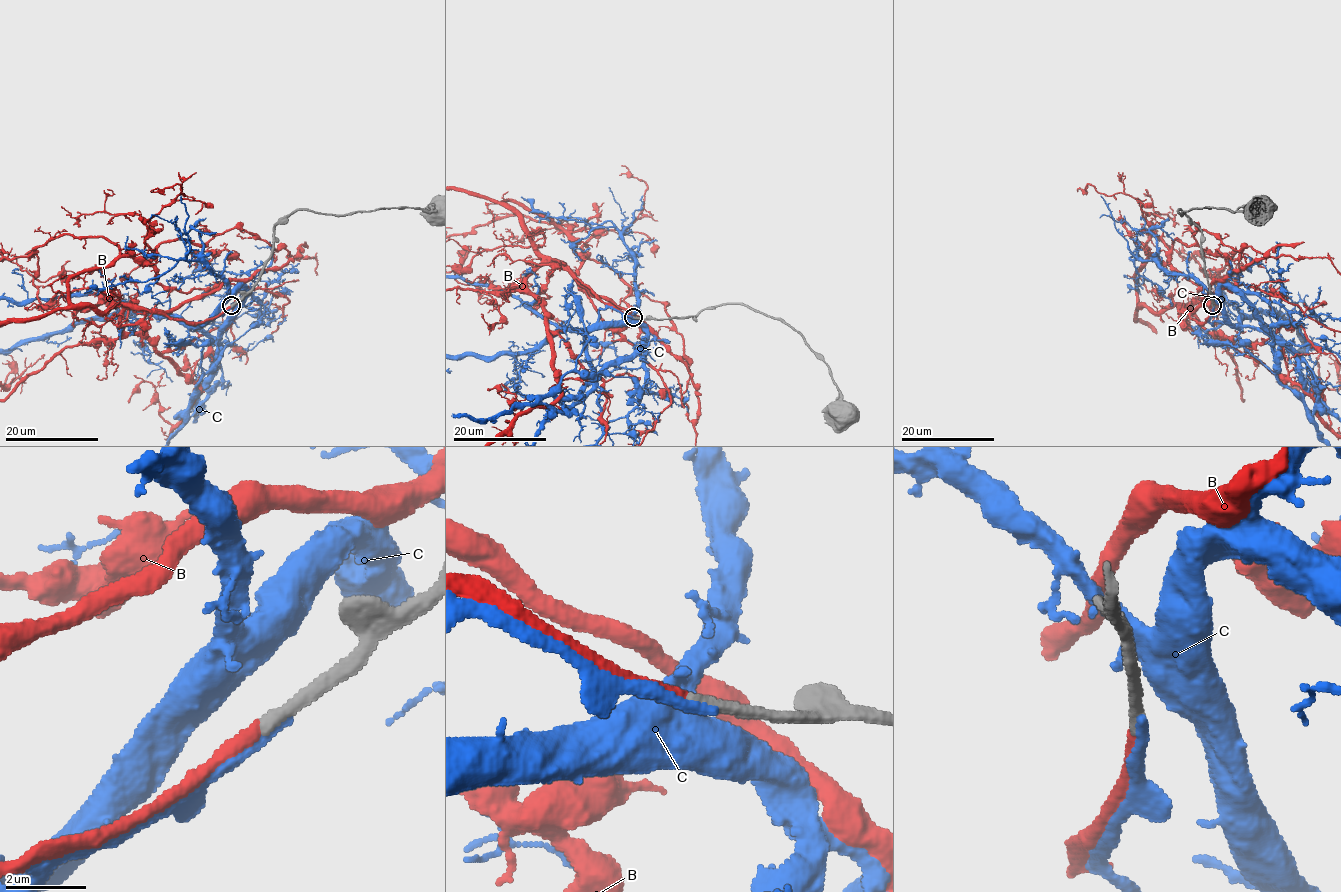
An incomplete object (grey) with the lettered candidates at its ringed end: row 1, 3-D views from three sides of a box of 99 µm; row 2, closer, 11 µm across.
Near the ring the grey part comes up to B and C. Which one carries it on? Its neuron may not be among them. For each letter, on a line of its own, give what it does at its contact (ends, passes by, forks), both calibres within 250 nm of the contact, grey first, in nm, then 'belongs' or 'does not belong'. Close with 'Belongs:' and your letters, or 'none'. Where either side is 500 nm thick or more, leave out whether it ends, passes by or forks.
B: it ends there; 320 nm thick on the grey side, 340 nm on the other; belongs
C: it ends there; 360 nm thick on the grey side, 300 nm on the other; does not belong
Belongs: B

